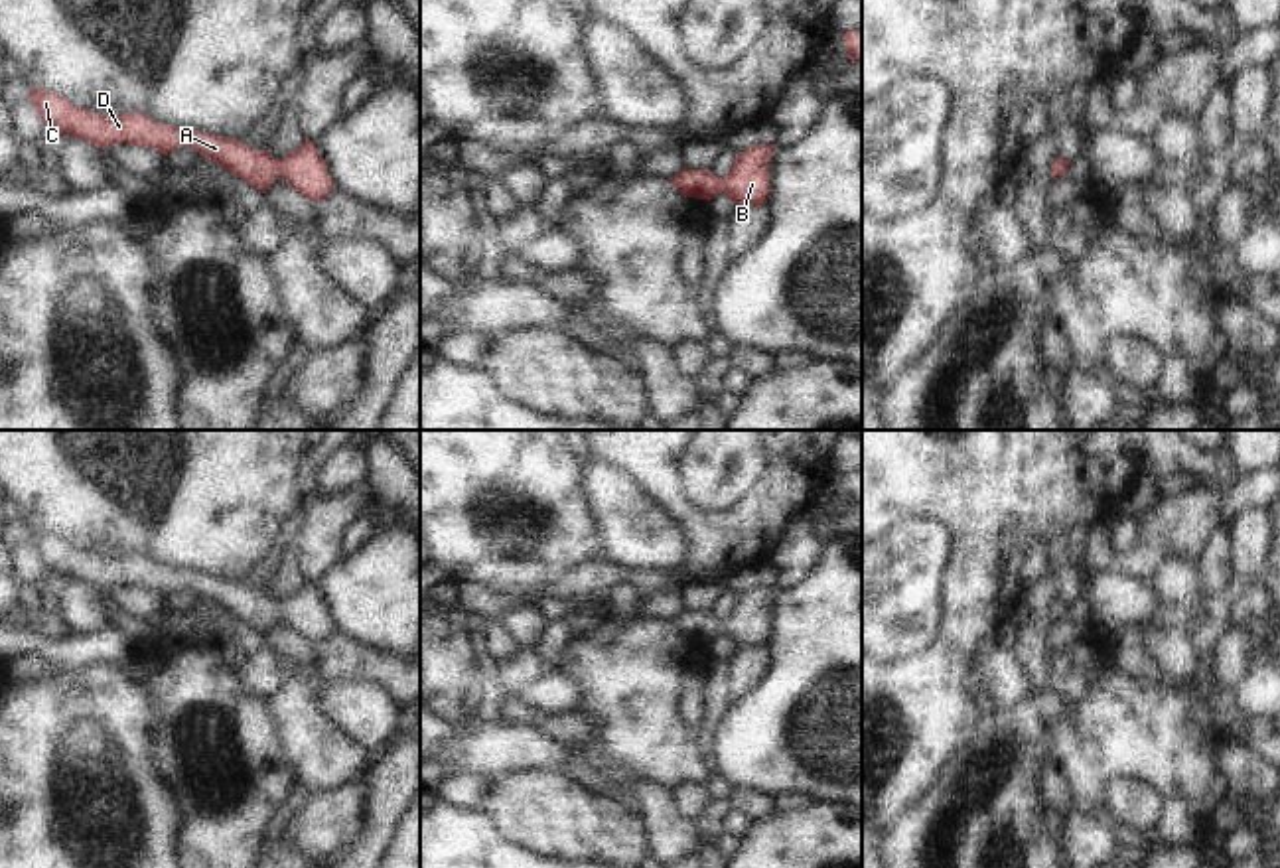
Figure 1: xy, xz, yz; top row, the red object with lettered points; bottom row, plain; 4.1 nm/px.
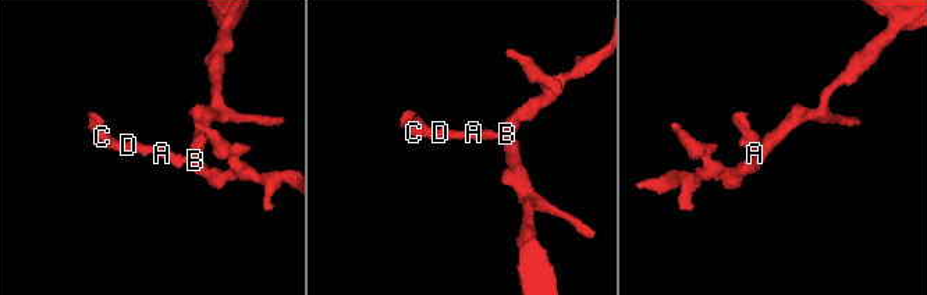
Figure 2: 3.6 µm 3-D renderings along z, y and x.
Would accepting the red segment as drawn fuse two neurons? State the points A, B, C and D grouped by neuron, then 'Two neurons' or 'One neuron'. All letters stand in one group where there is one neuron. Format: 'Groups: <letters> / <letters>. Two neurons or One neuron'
Groups: A B C D. One neuron

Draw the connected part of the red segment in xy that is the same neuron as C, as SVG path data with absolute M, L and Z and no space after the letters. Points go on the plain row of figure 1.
M32 529L30 544L47 572L85 582L97 590L148 588L164 600L178 590L195 590L201 600L213 602L262 635L282 617L290 629L314 645L335 631L327 608L310 580L284 600L274 602L268 592L252 592L243 582L158 566L144 554L101 558L39 529Z

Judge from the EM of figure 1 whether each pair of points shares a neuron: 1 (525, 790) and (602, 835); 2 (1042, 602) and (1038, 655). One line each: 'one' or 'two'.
1: one
2: one

